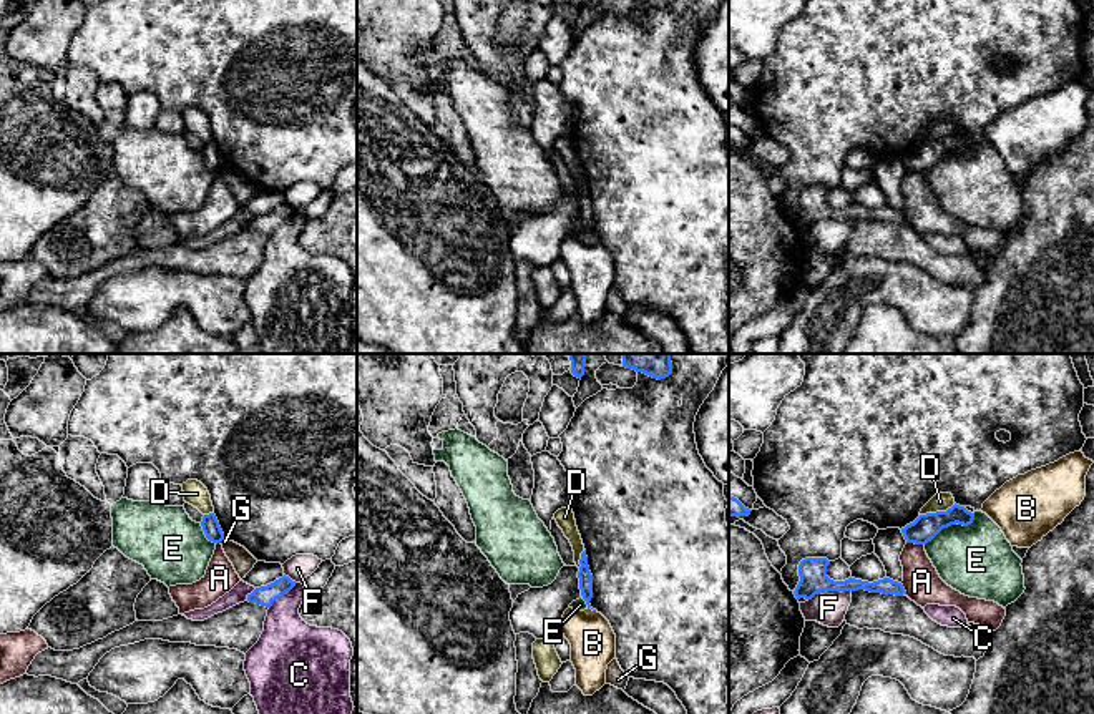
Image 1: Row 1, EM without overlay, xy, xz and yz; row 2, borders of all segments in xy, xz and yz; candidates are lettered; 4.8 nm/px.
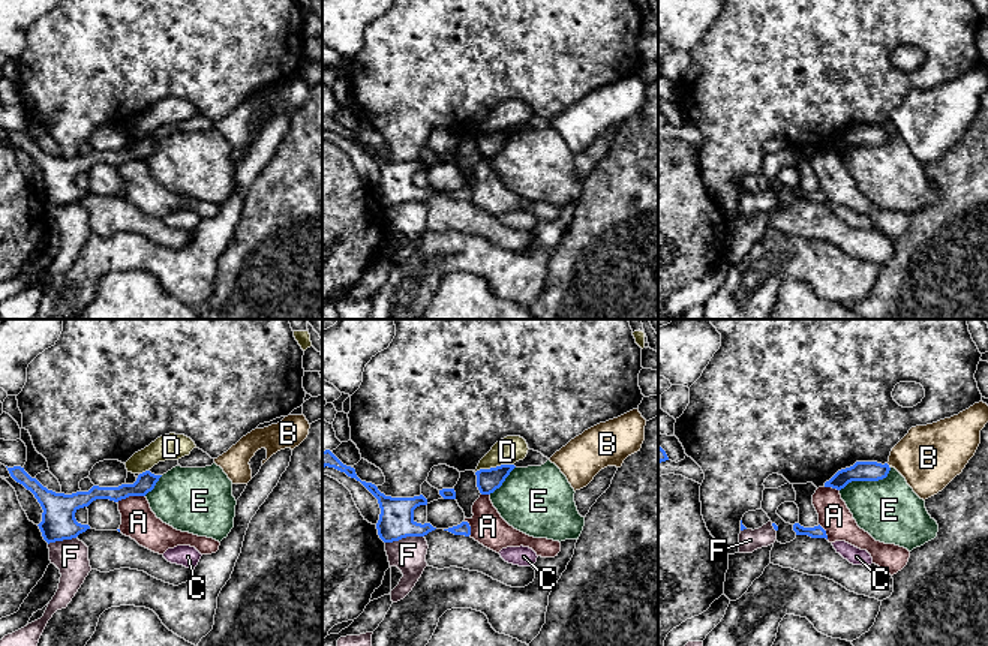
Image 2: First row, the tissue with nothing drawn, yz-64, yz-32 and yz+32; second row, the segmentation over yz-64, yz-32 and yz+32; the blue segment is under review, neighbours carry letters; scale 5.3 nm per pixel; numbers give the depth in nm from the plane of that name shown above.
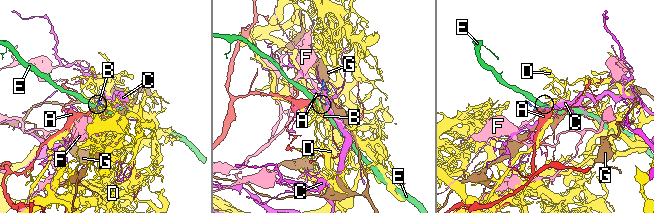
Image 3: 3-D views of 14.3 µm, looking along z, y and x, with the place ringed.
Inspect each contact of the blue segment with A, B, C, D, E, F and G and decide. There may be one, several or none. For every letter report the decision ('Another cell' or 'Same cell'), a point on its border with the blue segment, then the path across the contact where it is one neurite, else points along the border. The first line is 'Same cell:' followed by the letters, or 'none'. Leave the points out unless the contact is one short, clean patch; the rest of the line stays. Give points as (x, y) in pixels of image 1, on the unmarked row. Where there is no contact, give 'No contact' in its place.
Same cell: B
A: Another cell. Touches blue at yz (915, 171)
B: Same cell. Touches blue at xz (591, 236). Path across: xz (585, 203), (586, 224), (591, 236), (593, 271)
C: Another cell. Touches blue at xy (281, 223). Boundary: xy (296, 211), (269, 236)
D: Another cell. Touches blue at yz (937, 140). Boundary: yz (955, 132), (945, 138), (920, 143)
E: Another cell. Touches blue at yz (952, 151)
F: Another cell. Touches blue at yz (829, 218)
G: Another cell. Touches blue at xy (221, 168). Boundary: xy (223, 166), (219, 170)

